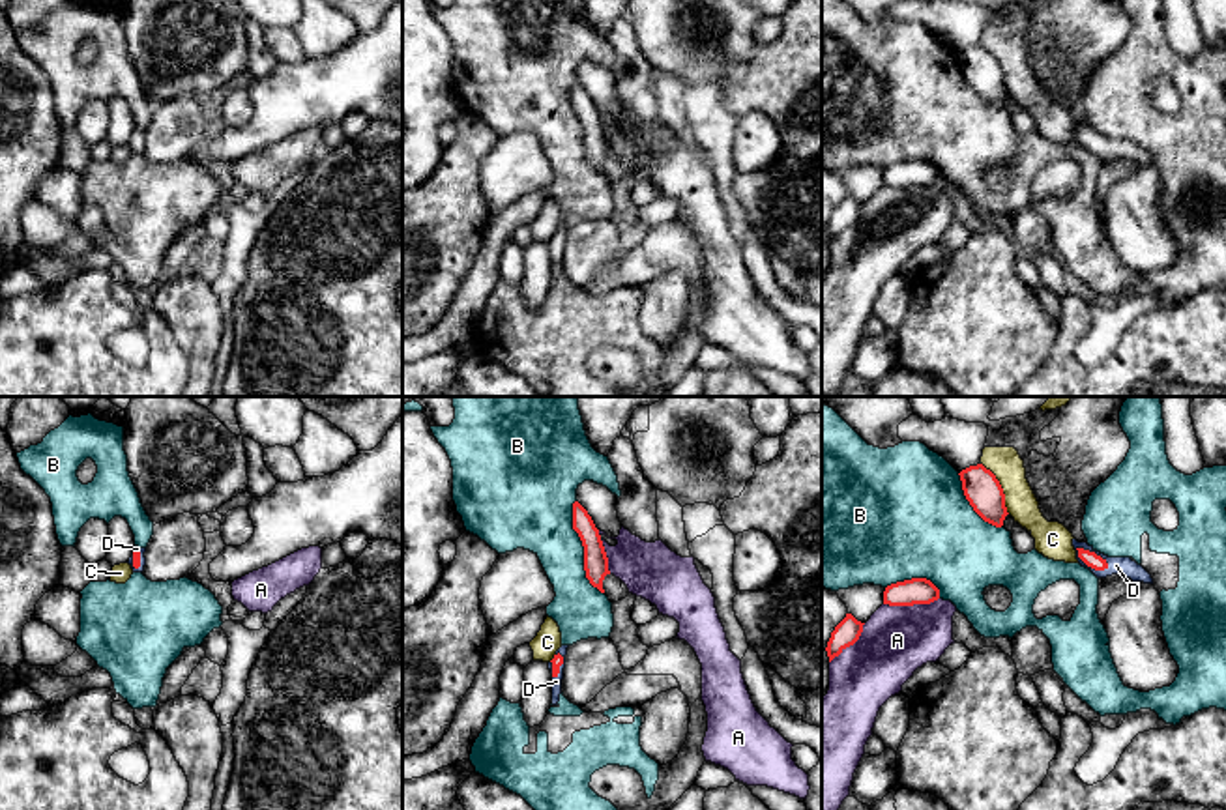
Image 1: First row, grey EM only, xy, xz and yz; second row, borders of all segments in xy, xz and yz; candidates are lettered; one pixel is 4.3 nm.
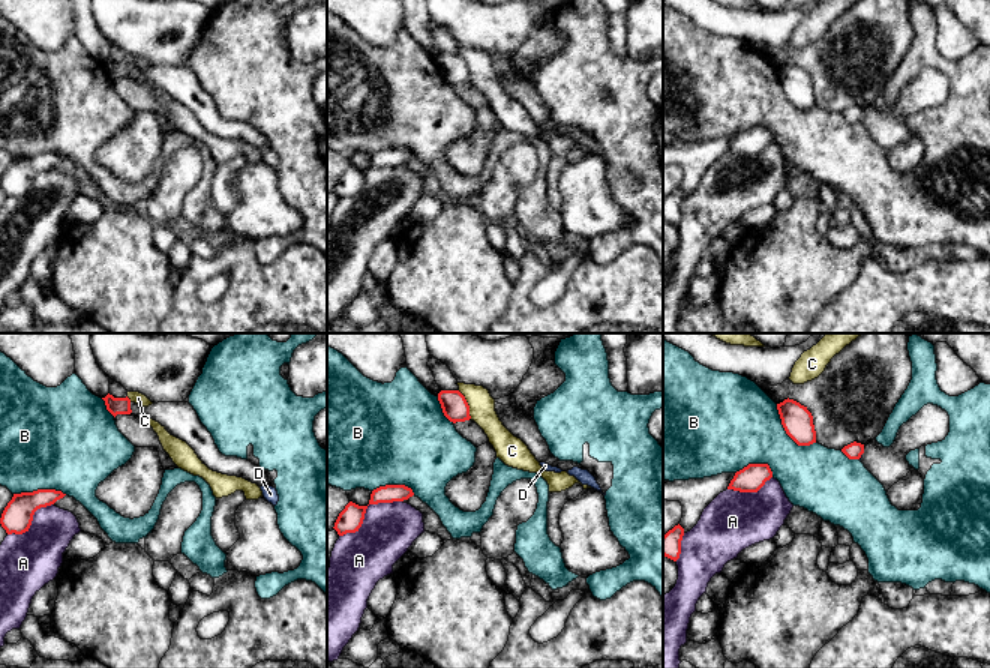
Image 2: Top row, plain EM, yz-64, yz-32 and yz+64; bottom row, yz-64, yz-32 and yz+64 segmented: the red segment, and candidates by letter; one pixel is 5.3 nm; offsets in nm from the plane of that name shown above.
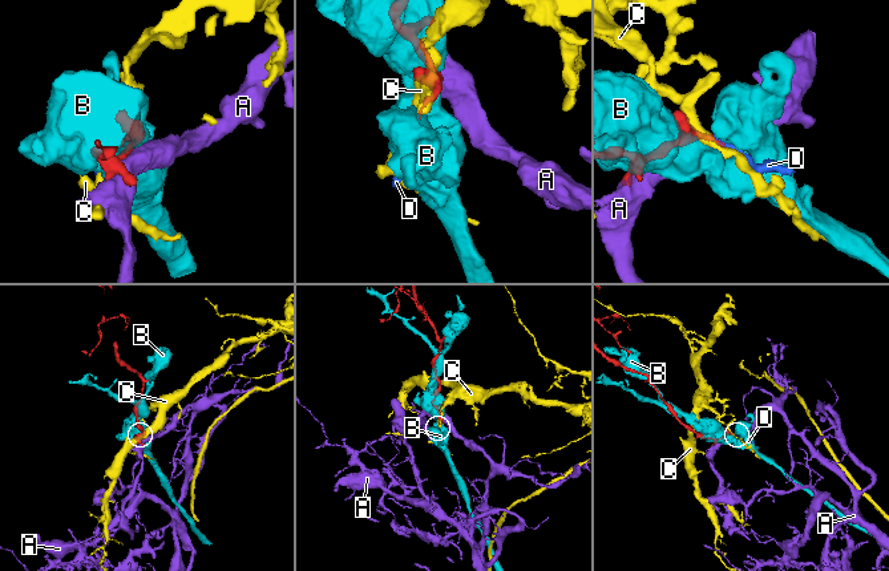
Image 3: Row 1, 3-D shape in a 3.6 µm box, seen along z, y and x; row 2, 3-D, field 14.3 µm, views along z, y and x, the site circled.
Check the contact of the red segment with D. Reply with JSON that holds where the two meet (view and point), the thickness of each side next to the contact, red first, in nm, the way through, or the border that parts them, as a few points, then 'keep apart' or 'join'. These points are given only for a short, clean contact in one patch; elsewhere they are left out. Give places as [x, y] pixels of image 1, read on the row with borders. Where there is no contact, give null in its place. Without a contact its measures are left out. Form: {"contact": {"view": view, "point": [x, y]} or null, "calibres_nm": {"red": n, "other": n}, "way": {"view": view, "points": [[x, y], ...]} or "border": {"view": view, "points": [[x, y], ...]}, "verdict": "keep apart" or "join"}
{"contact": {"view": "yz", "point": [1094, 552]}, "calibres_nm": {"red": 70, "other": 80}, "way": {"view": "yz", "points": [[1092, 560], [1094, 552], [1109, 565], [1116, 565]]}, "verdict": "join"}

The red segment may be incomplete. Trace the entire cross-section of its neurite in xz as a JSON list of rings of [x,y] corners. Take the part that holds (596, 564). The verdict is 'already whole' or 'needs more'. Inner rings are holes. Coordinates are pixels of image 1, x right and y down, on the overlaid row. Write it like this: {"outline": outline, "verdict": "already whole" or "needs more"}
{"outline": [[[578,501],[573,503],[573,529],[578,533],[584,546],[586,578],[593,587],[605,593],[603,580],[606,574],[610,574],[608,557],[599,529],[595,528],[588,511]]], "verdict": "already whole"}

